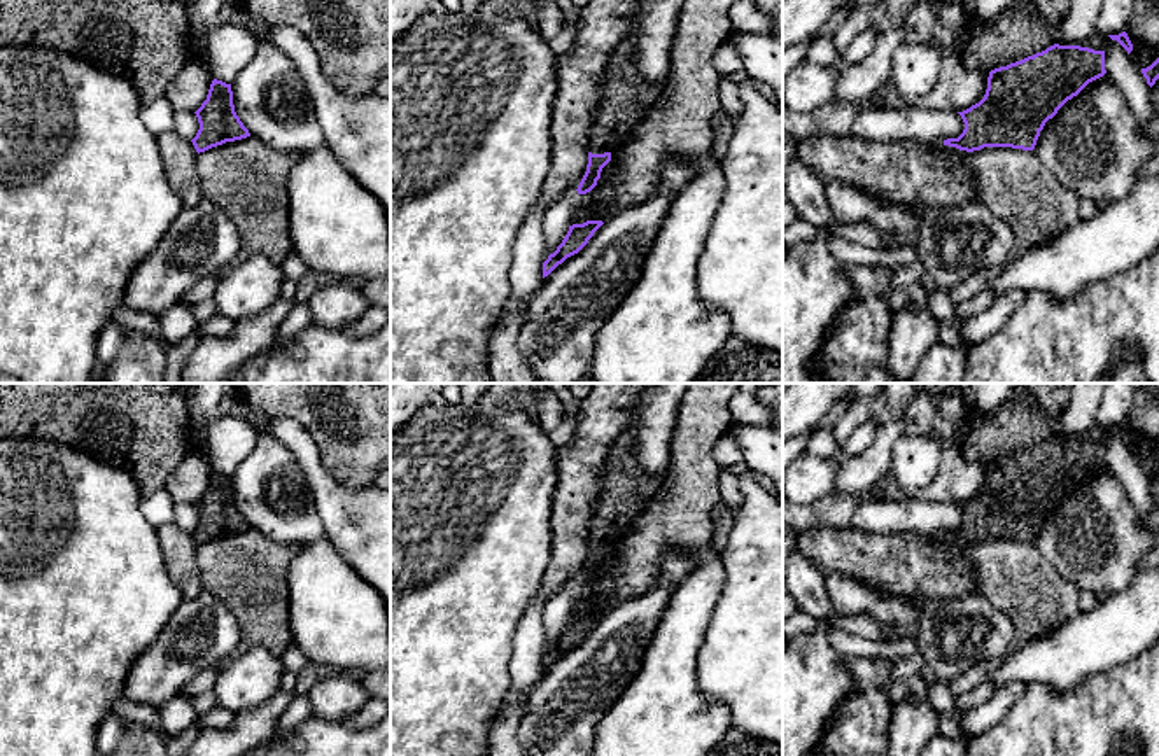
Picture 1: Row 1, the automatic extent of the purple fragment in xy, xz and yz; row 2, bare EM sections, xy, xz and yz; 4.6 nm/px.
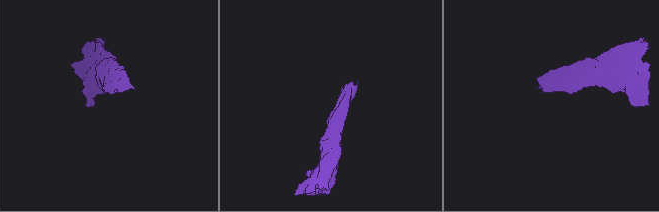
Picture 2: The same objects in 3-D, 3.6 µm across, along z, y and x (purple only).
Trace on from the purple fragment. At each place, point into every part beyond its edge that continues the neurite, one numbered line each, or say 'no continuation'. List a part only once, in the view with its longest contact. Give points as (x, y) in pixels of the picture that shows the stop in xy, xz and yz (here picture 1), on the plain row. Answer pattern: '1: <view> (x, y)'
1: xz (625, 490)

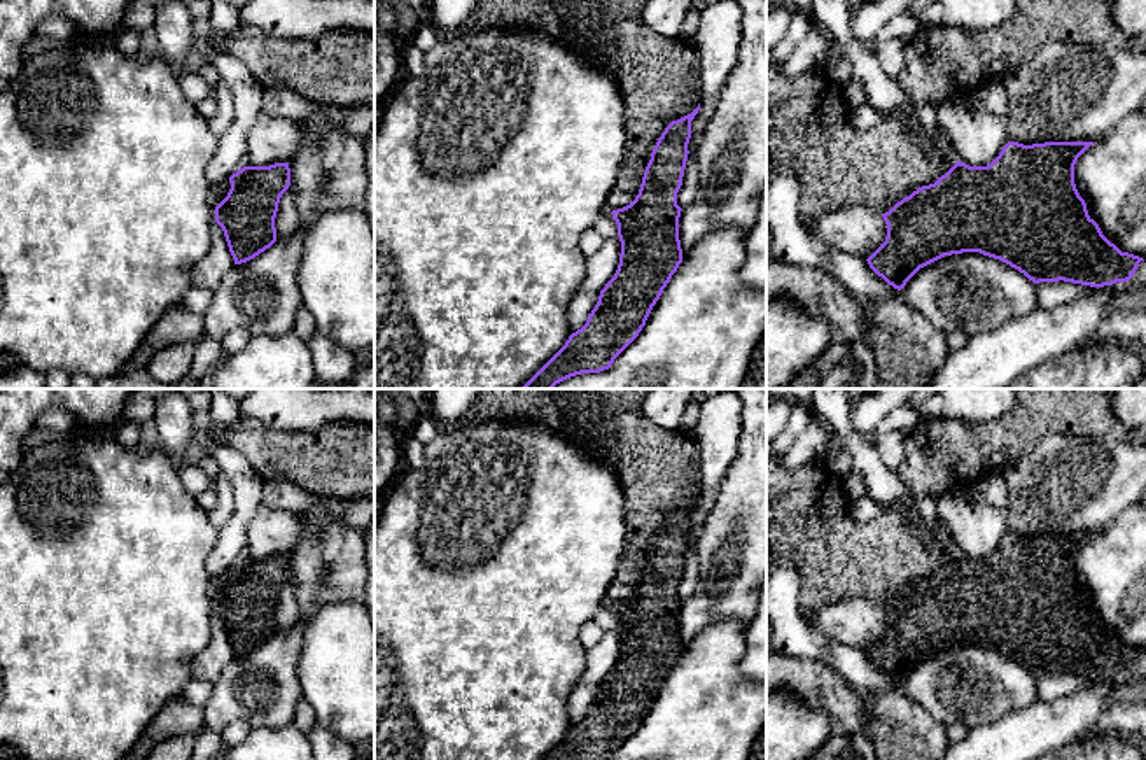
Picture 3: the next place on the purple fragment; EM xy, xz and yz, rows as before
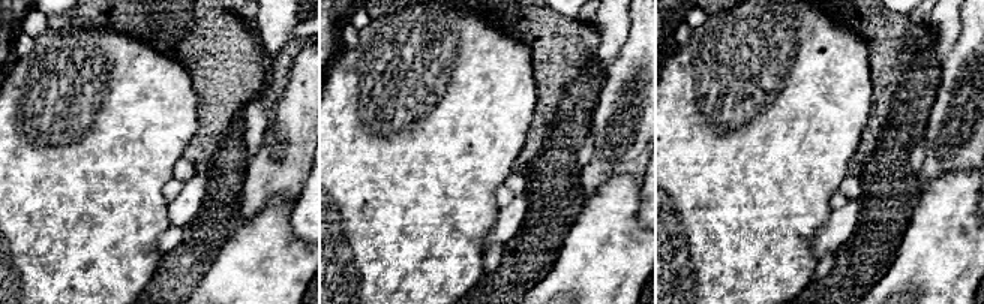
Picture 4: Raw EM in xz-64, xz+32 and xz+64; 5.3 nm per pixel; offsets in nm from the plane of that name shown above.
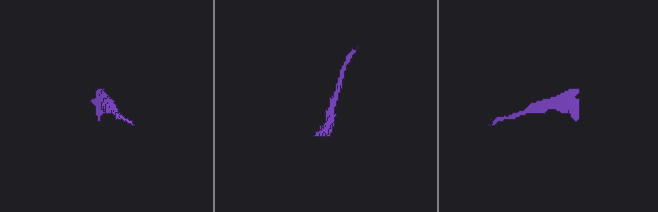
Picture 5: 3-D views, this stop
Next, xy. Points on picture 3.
no continuation

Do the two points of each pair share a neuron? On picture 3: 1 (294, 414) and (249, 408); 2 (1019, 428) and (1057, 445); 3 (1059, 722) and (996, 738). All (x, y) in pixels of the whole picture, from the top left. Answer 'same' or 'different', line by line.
1: same
2: different
3: same

